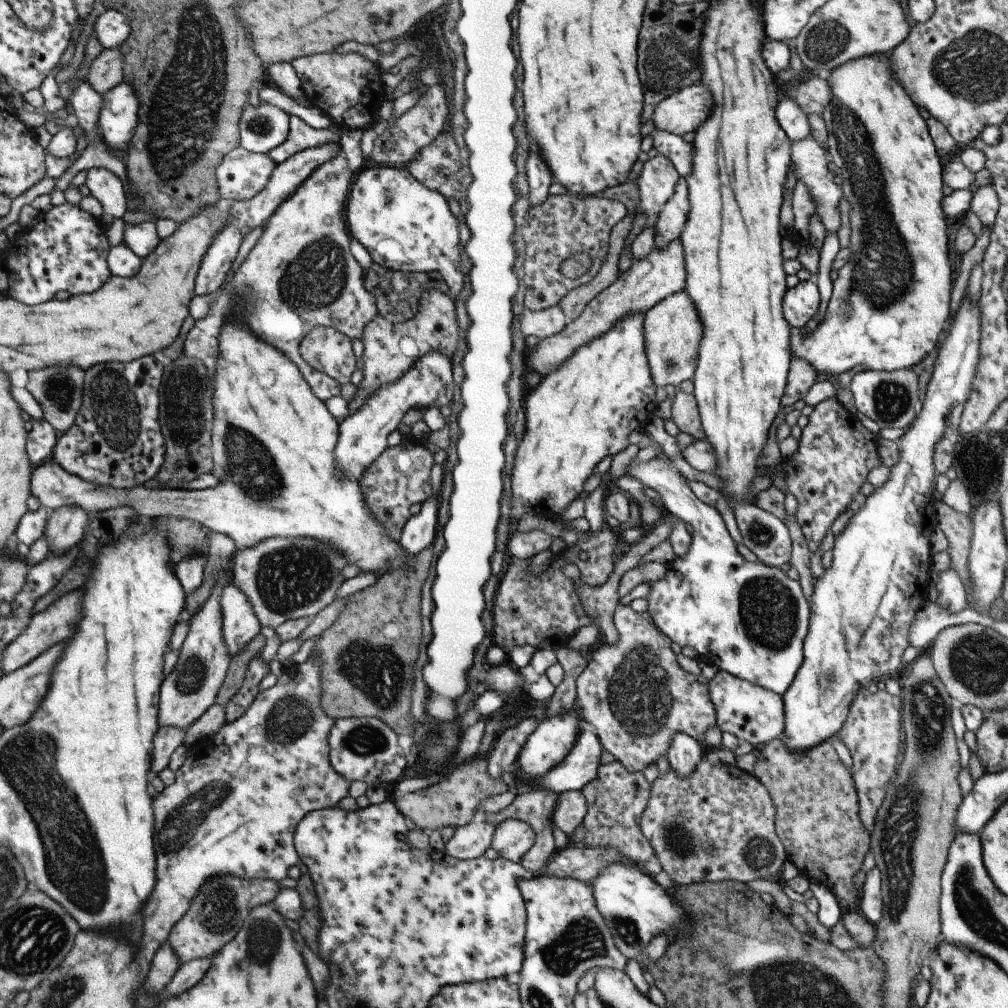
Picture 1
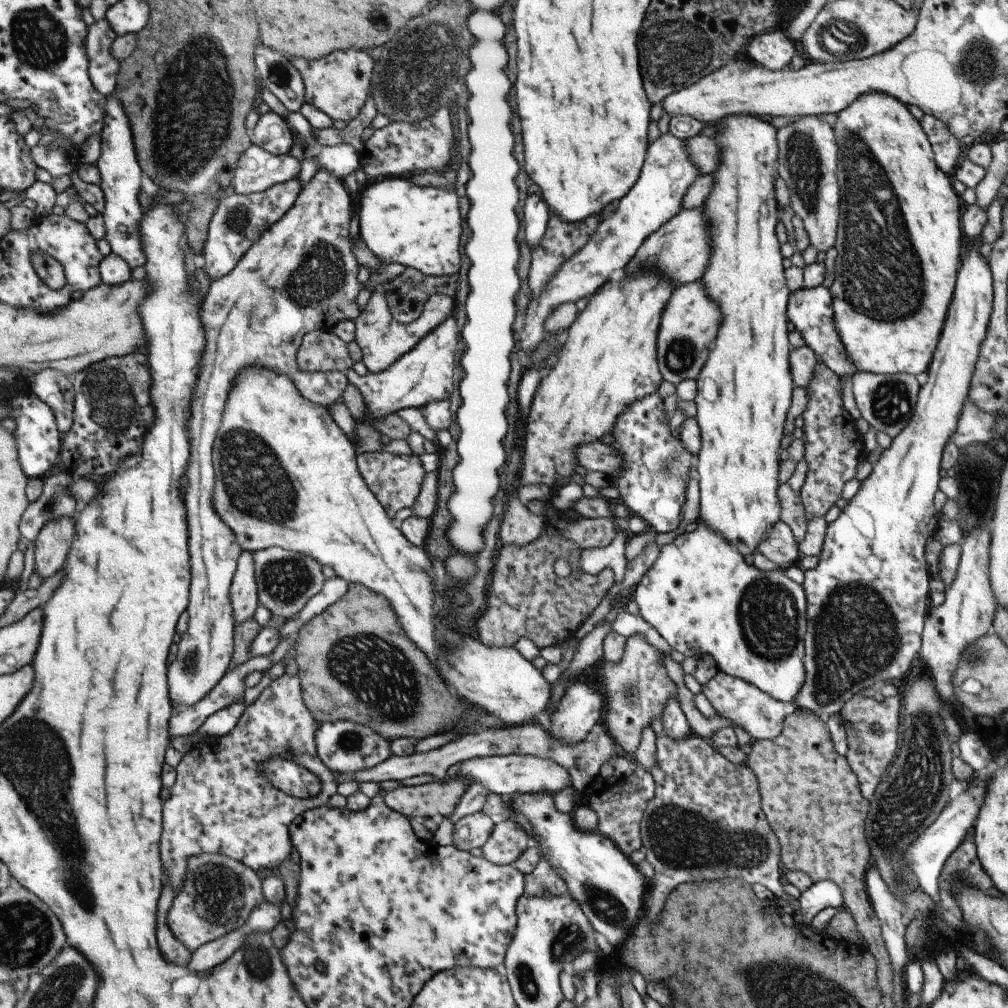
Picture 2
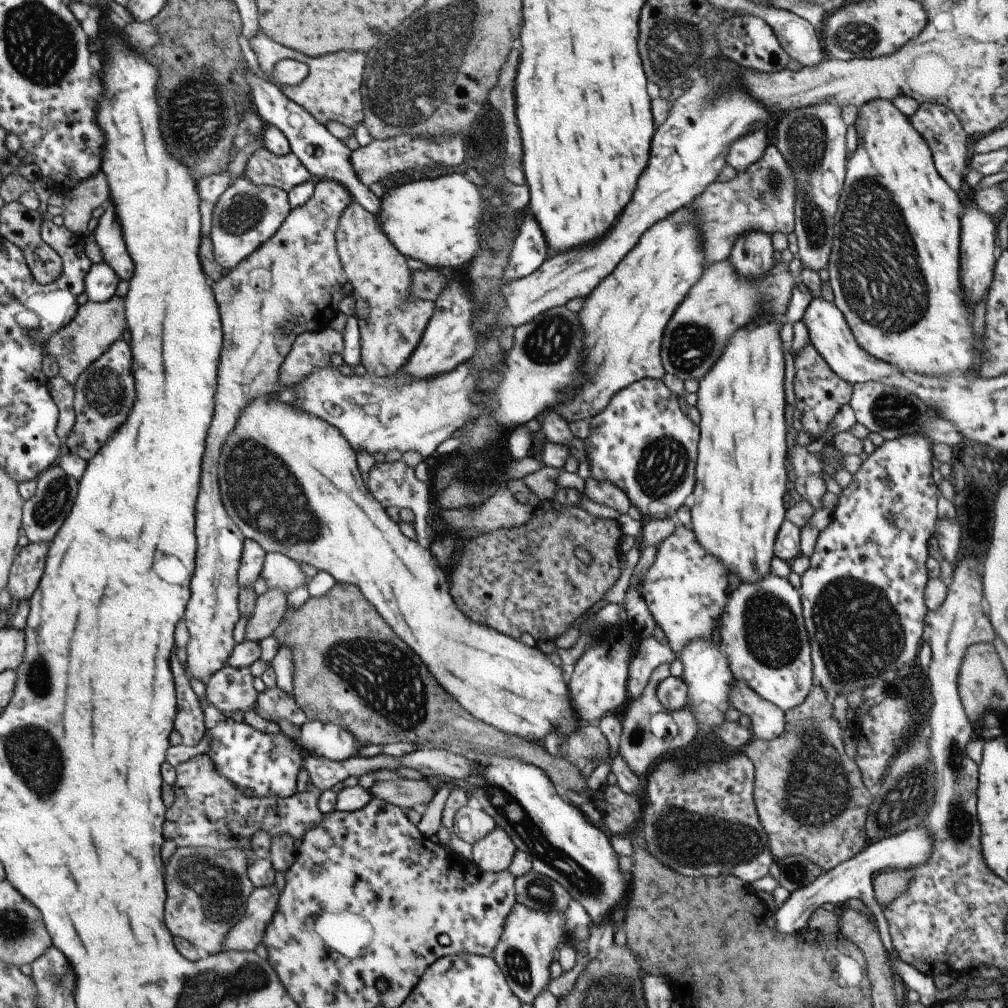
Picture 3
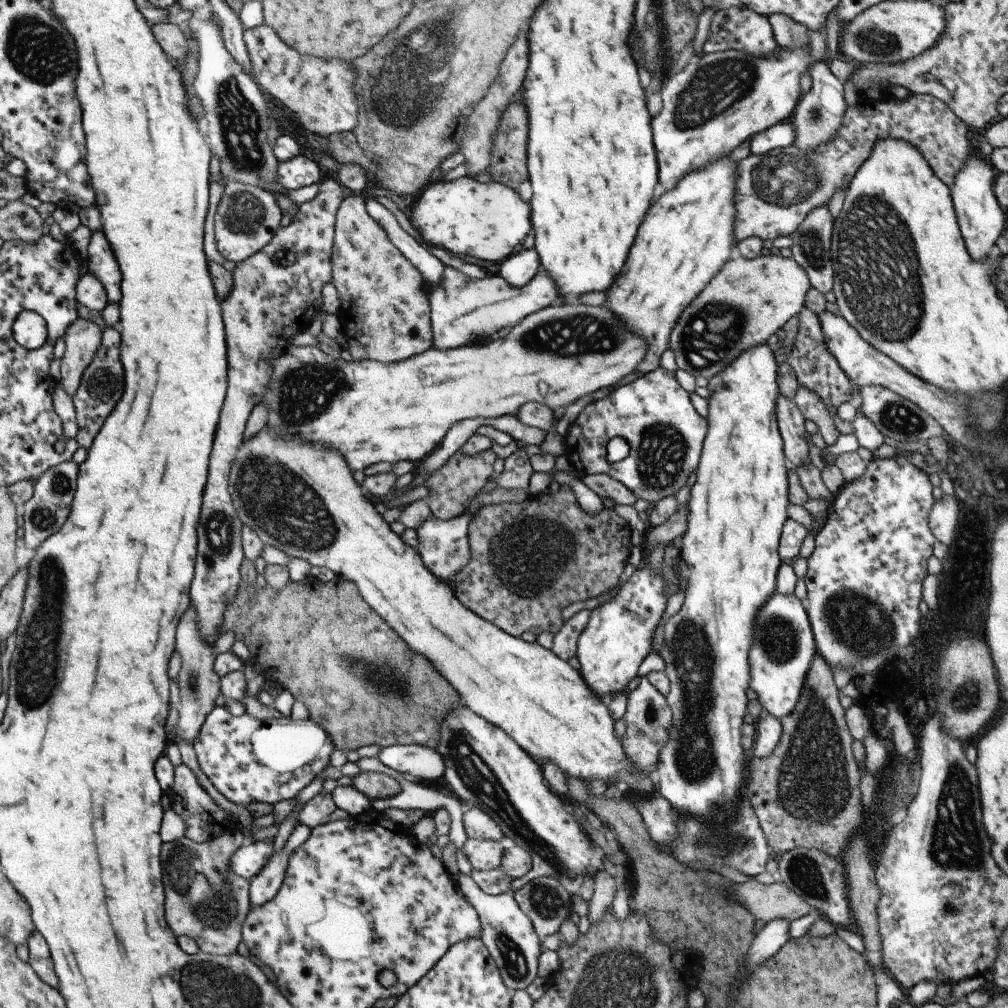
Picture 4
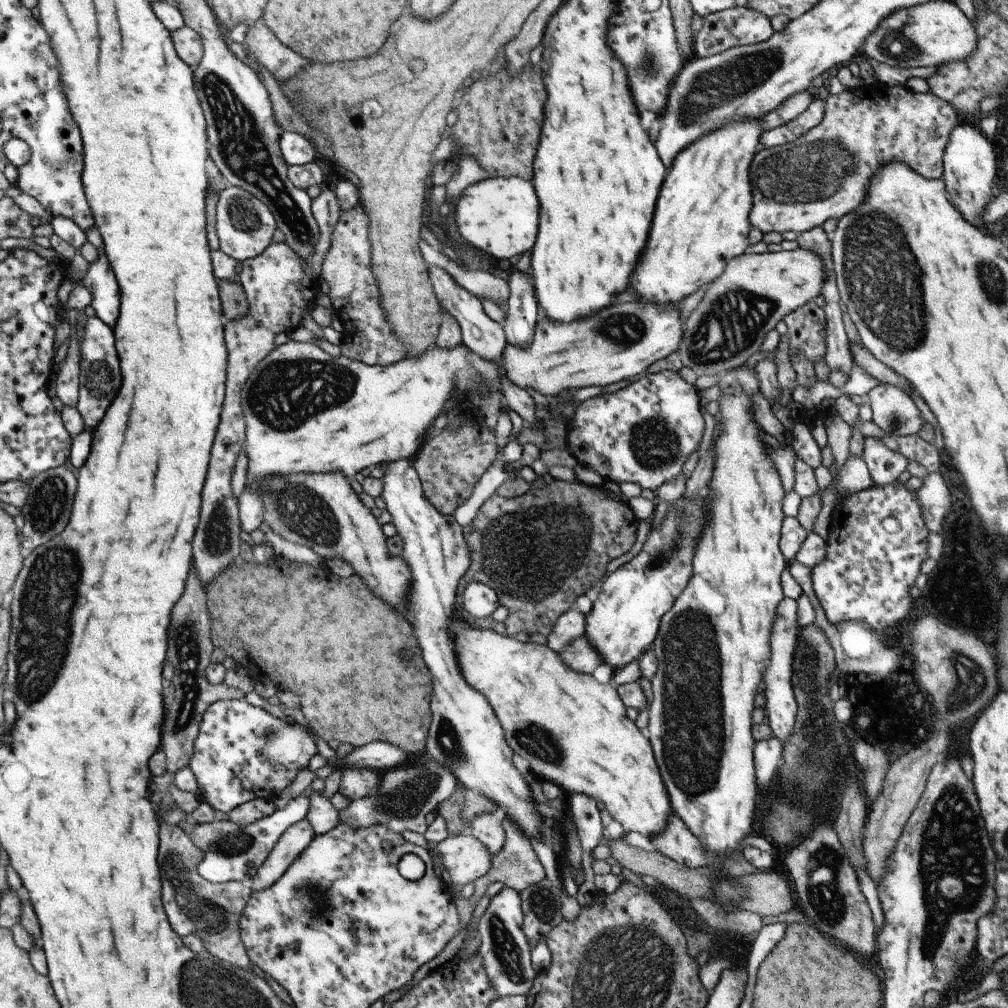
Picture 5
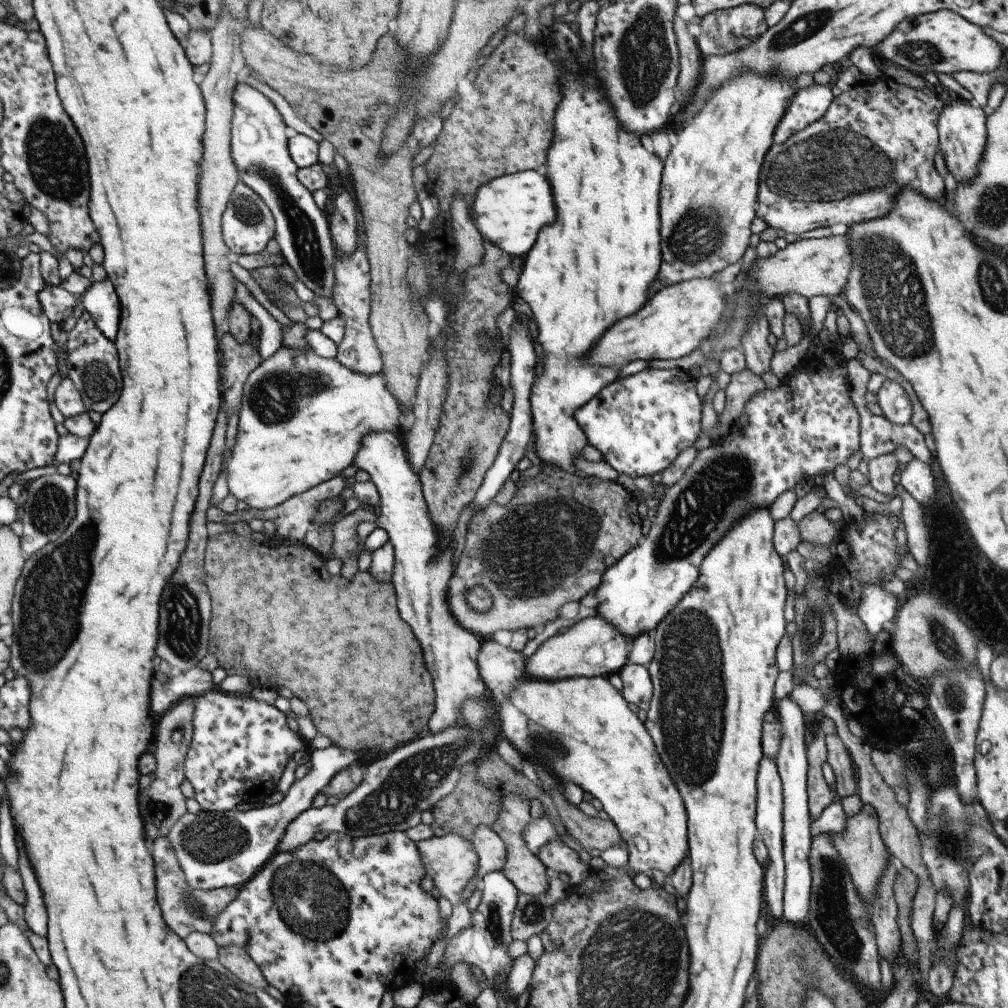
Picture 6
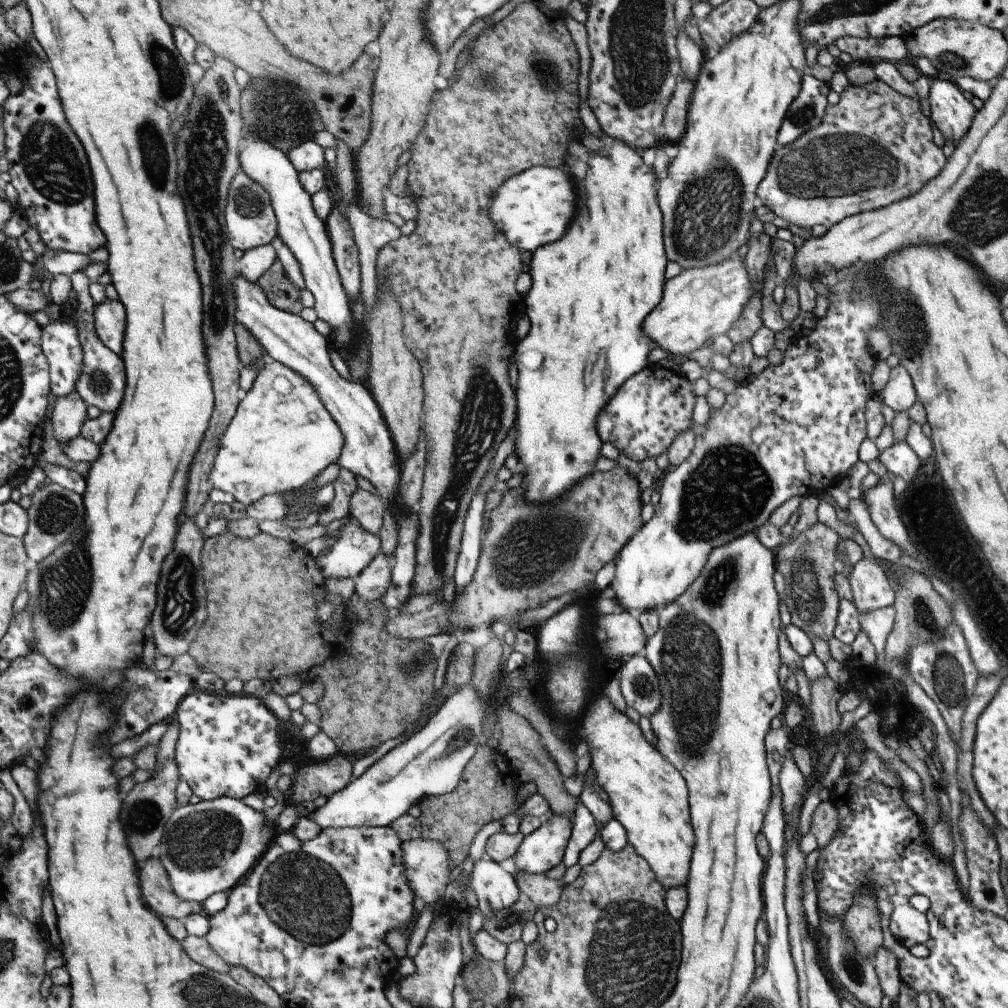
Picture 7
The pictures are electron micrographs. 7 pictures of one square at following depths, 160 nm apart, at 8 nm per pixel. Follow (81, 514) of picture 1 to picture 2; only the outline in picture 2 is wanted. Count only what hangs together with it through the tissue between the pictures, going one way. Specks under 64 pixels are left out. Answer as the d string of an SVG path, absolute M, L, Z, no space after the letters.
M60 516L50 520L35 541L35 560L33 570L48 579L65 566L65 560L71 552L71 546L77 538L75 532L77 520L70 516Z

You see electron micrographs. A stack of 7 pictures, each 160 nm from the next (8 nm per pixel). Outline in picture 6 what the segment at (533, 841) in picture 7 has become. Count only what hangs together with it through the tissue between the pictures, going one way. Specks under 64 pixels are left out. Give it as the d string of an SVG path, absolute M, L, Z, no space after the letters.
M553 840L545 846L537 848L535 858L543 864L548 873L567 874L574 884L583 882L591 868L579 860L578 853L563 844L561 840Z

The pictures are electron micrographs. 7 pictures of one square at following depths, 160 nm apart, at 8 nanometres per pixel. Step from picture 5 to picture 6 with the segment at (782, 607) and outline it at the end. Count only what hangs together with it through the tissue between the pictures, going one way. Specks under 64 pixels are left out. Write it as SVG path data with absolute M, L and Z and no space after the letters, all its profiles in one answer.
M783 696L773 708L776 720L781 724L781 742L774 760L782 788L782 858L784 863L784 888L782 896L782 919L793 926L805 925L810 898L811 874L809 869L810 817L806 796L806 746L809 730L806 715L799 706Z

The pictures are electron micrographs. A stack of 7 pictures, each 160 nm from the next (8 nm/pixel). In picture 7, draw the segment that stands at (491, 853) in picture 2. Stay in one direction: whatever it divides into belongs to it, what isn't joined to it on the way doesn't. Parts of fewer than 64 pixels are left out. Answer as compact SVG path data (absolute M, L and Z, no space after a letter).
M420 838L402 842L401 866L403 866L403 876L407 880L407 886L413 898L421 898L425 904L431 905L437 898L442 897L450 870L454 866L450 864L451 856L452 854L441 846L441 842L435 840Z

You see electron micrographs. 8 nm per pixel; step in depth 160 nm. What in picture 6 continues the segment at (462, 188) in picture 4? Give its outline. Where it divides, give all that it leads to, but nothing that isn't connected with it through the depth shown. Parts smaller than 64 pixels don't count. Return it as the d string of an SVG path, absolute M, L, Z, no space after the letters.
M541 170L517 171L495 178L483 184L471 202L470 219L482 240L487 240L512 257L527 255L536 242L537 232L553 218L555 210L551 206L551 186Z

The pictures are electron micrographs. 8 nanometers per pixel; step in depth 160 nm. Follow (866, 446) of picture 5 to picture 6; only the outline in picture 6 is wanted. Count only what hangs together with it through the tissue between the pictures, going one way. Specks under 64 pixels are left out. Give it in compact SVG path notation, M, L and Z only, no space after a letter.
M892 453L869 460L866 475L869 486L882 495L890 495L891 498L898 494L897 463Z

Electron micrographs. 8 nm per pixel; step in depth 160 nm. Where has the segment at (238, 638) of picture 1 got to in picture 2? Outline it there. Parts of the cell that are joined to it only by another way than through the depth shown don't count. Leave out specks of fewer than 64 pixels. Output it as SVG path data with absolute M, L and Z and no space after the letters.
M240 552L236 560L236 569L230 582L229 593L235 628L235 625L240 625L247 619L252 618L258 603L254 564L252 563L250 552Z

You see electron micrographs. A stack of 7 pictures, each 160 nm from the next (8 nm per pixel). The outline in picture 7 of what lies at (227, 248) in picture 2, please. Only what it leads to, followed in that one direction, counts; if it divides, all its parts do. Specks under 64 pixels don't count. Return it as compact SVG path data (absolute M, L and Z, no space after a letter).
M243 170L237 172L230 181L229 194L226 196L224 225L230 246L240 251L267 245L277 234L276 219L265 188L253 182Z

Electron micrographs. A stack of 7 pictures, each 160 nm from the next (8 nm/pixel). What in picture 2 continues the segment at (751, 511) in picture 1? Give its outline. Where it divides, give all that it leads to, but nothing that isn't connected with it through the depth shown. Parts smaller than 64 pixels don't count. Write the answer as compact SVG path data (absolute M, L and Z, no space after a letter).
M778 520L756 544L756 552L774 562L780 570L795 565L799 559L798 546L791 529Z

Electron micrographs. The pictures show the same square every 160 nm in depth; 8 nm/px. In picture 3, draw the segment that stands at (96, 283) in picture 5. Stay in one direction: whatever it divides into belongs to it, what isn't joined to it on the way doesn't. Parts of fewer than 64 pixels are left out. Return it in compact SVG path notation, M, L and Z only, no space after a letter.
M115 204L107 206L107 210L105 210L103 218L99 218L93 234L103 254L103 260L111 262L111 266L117 268L117 274L123 280L131 280L133 274L135 274L135 264L133 264L133 258L127 252L123 228L117 220Z

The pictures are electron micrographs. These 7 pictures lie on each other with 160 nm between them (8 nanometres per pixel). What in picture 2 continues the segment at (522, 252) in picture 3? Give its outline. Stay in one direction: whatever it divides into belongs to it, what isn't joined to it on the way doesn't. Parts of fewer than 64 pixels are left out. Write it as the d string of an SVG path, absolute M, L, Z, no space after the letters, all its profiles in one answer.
M537 193L526 194L523 204L523 236L531 250L543 236L550 210Z

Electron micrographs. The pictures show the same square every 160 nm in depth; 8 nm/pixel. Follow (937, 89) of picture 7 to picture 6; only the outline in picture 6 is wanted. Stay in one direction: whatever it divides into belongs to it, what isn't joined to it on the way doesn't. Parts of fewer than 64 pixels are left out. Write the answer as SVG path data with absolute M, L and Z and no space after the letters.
M956 98L944 106L937 116L938 152L943 156L945 167L955 182L969 182L977 174L977 166L985 150L985 120L982 110L973 102Z

